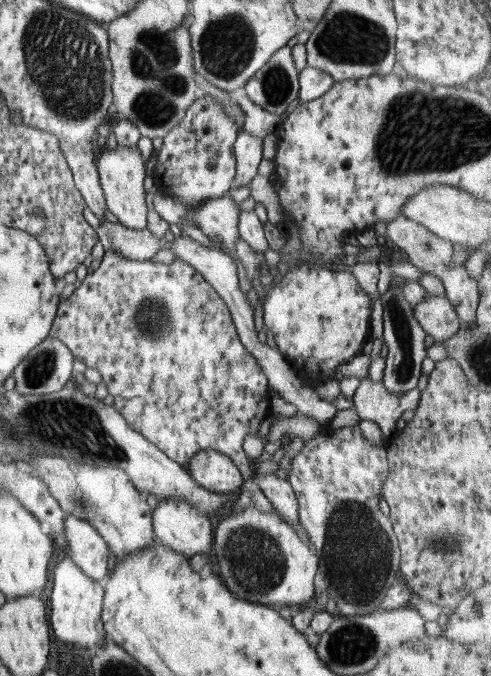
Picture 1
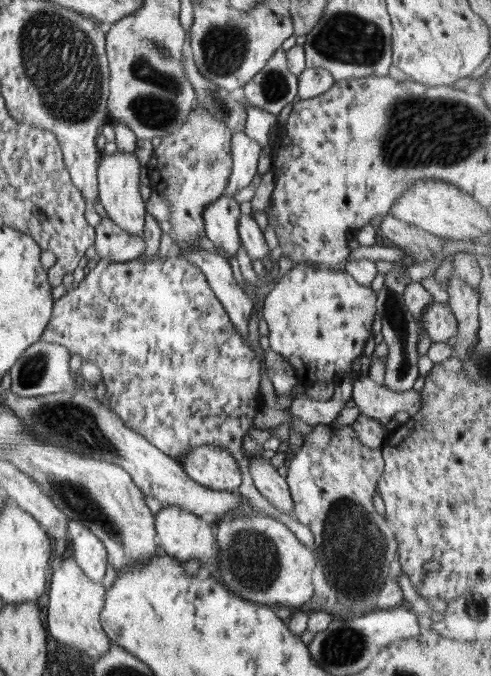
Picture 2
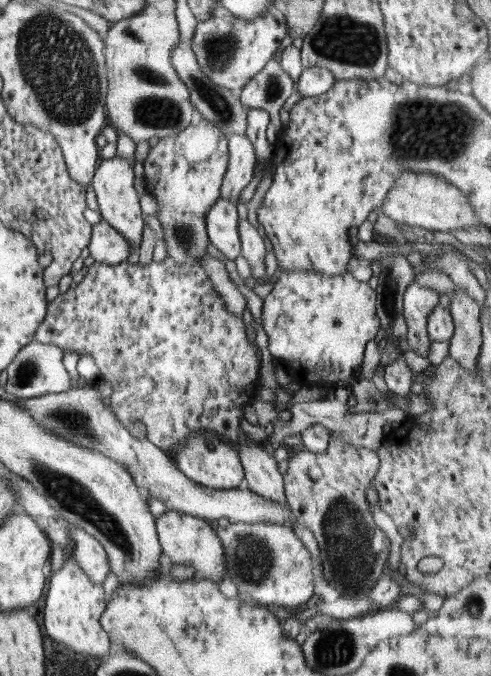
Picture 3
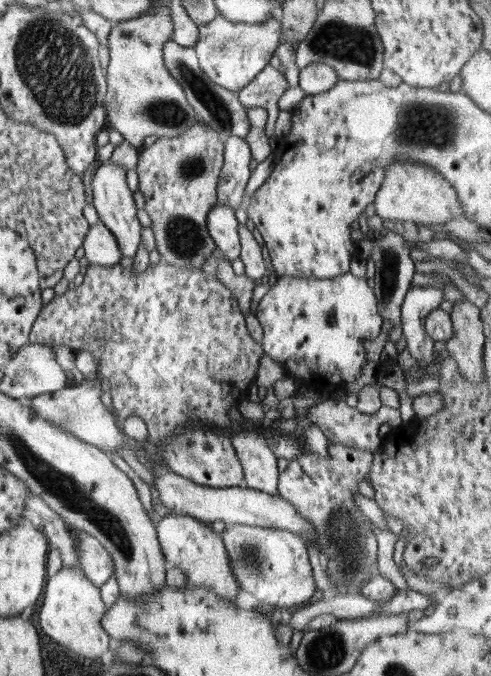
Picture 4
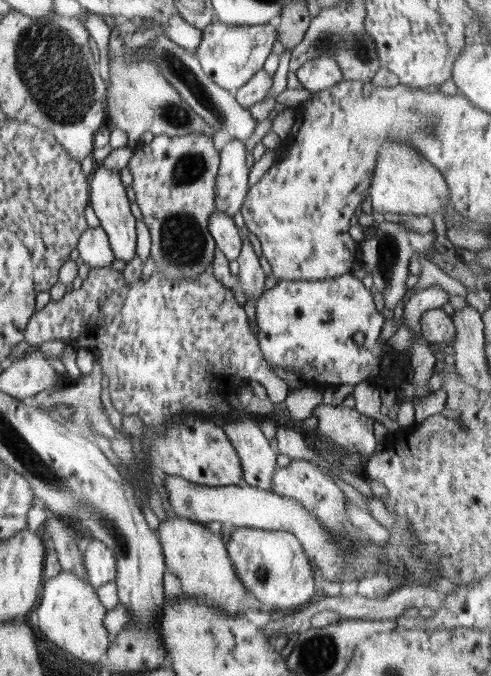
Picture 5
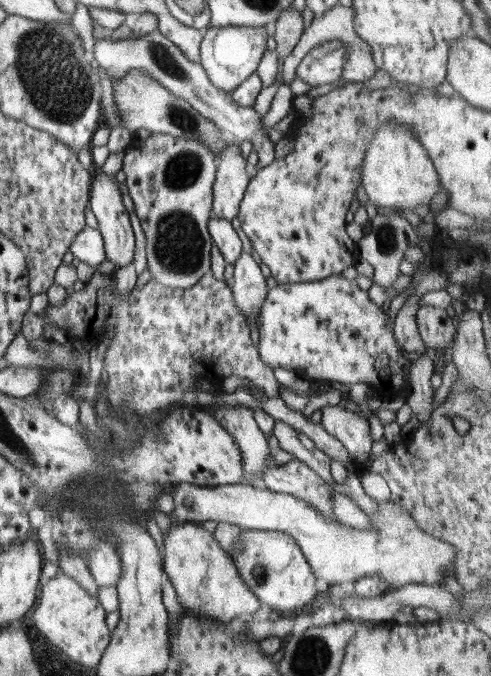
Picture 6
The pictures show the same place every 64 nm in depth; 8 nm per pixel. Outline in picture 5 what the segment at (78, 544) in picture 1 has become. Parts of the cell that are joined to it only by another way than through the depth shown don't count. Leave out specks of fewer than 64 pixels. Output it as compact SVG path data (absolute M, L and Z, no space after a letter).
M90 536L83 541L81 548L88 582L93 587L98 588L116 580L117 561L104 542Z

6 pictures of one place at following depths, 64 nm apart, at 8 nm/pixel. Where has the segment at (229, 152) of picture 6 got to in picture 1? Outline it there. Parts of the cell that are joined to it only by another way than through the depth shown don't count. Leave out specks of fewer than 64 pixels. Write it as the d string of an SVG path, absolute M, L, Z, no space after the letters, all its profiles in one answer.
M240 130L234 141L234 154L236 156L236 175L234 175L231 188L236 189L249 185L257 175L258 167L263 159L262 138Z

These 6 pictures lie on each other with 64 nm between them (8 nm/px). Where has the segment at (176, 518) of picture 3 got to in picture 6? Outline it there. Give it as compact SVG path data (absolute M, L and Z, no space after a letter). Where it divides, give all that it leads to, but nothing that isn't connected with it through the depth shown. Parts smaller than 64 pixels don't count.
M190 521L173 523L164 535L163 572L168 576L180 606L198 618L220 624L233 624L240 616L260 610L261 602L244 583L232 556L216 540L214 534Z

